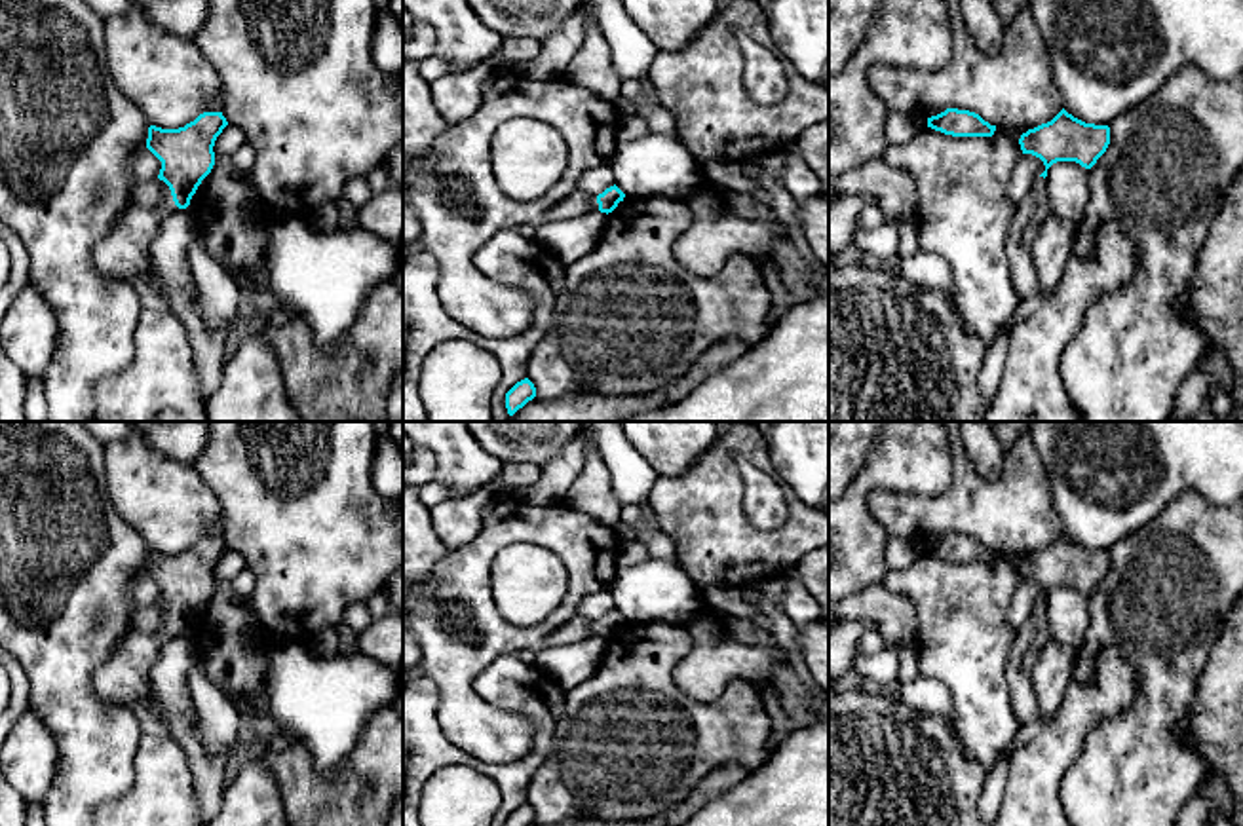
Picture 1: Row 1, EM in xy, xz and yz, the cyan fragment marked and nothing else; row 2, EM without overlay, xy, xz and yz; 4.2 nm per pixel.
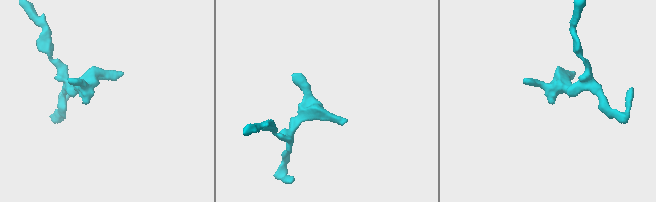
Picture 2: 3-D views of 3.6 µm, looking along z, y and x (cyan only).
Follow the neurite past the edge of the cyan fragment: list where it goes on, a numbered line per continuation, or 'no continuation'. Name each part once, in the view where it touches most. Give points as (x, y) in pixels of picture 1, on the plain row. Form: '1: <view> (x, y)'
1: xy (126, 676)

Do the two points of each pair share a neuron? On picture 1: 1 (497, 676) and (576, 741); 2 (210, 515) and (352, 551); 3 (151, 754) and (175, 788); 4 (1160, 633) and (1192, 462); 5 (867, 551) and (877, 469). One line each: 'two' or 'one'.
1: two
2: two
3: one
4: two
5: one

